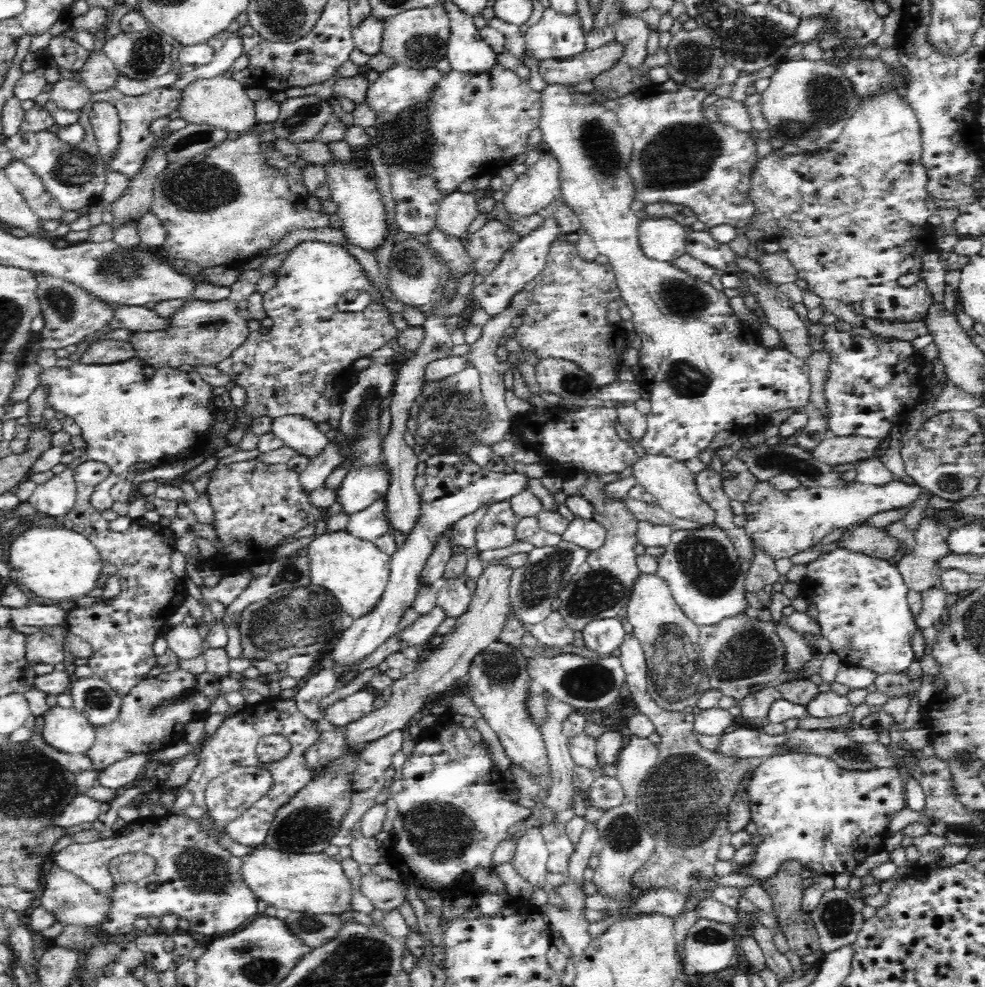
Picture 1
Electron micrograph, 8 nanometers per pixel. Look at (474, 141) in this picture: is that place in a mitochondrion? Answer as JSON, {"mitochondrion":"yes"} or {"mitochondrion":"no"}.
{"mitochondrion":"no"}

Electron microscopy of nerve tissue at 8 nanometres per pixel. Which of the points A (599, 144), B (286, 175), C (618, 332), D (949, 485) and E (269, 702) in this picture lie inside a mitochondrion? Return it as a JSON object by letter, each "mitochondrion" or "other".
{"A":"mitochondrion","B":"other","C":"other","D":"mitochondrion","E":"other"}

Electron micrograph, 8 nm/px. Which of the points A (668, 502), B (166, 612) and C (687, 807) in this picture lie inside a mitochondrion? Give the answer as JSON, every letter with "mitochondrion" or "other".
{"A":"other","B":"other","C":"mitochondrion"}

